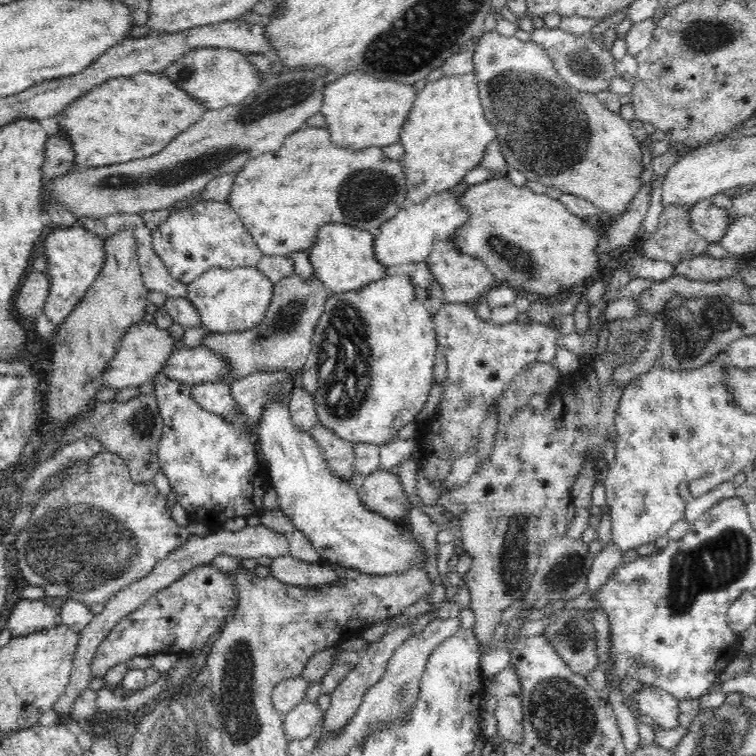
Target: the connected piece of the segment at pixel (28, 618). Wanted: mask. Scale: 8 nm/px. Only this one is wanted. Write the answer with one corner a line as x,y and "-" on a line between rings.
20,599
14,606
5,624
11,636
34,634
34,630
44,630
62,624
60,608
47,604
44,599

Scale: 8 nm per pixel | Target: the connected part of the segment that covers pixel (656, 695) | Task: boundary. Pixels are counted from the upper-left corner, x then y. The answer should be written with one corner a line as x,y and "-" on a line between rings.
643,683
631,698
639,712
650,716
661,728
677,728
680,724
679,700
665,690

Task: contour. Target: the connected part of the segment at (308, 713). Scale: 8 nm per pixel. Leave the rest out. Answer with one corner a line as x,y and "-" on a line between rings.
303,701
294,710
282,714
282,728
290,740
304,740
318,730
325,712
315,702

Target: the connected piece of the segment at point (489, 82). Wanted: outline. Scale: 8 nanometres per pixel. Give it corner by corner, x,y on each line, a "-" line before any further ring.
493,29
484,34
475,47
472,61
480,89
480,103
484,117
496,129
496,140
508,168
523,172
528,181
537,181
589,200
604,219
624,214
643,188
641,176
644,172
641,141
633,135
629,120
608,110
595,94
576,90
564,82
546,50
533,41
522,42
515,36
502,37

